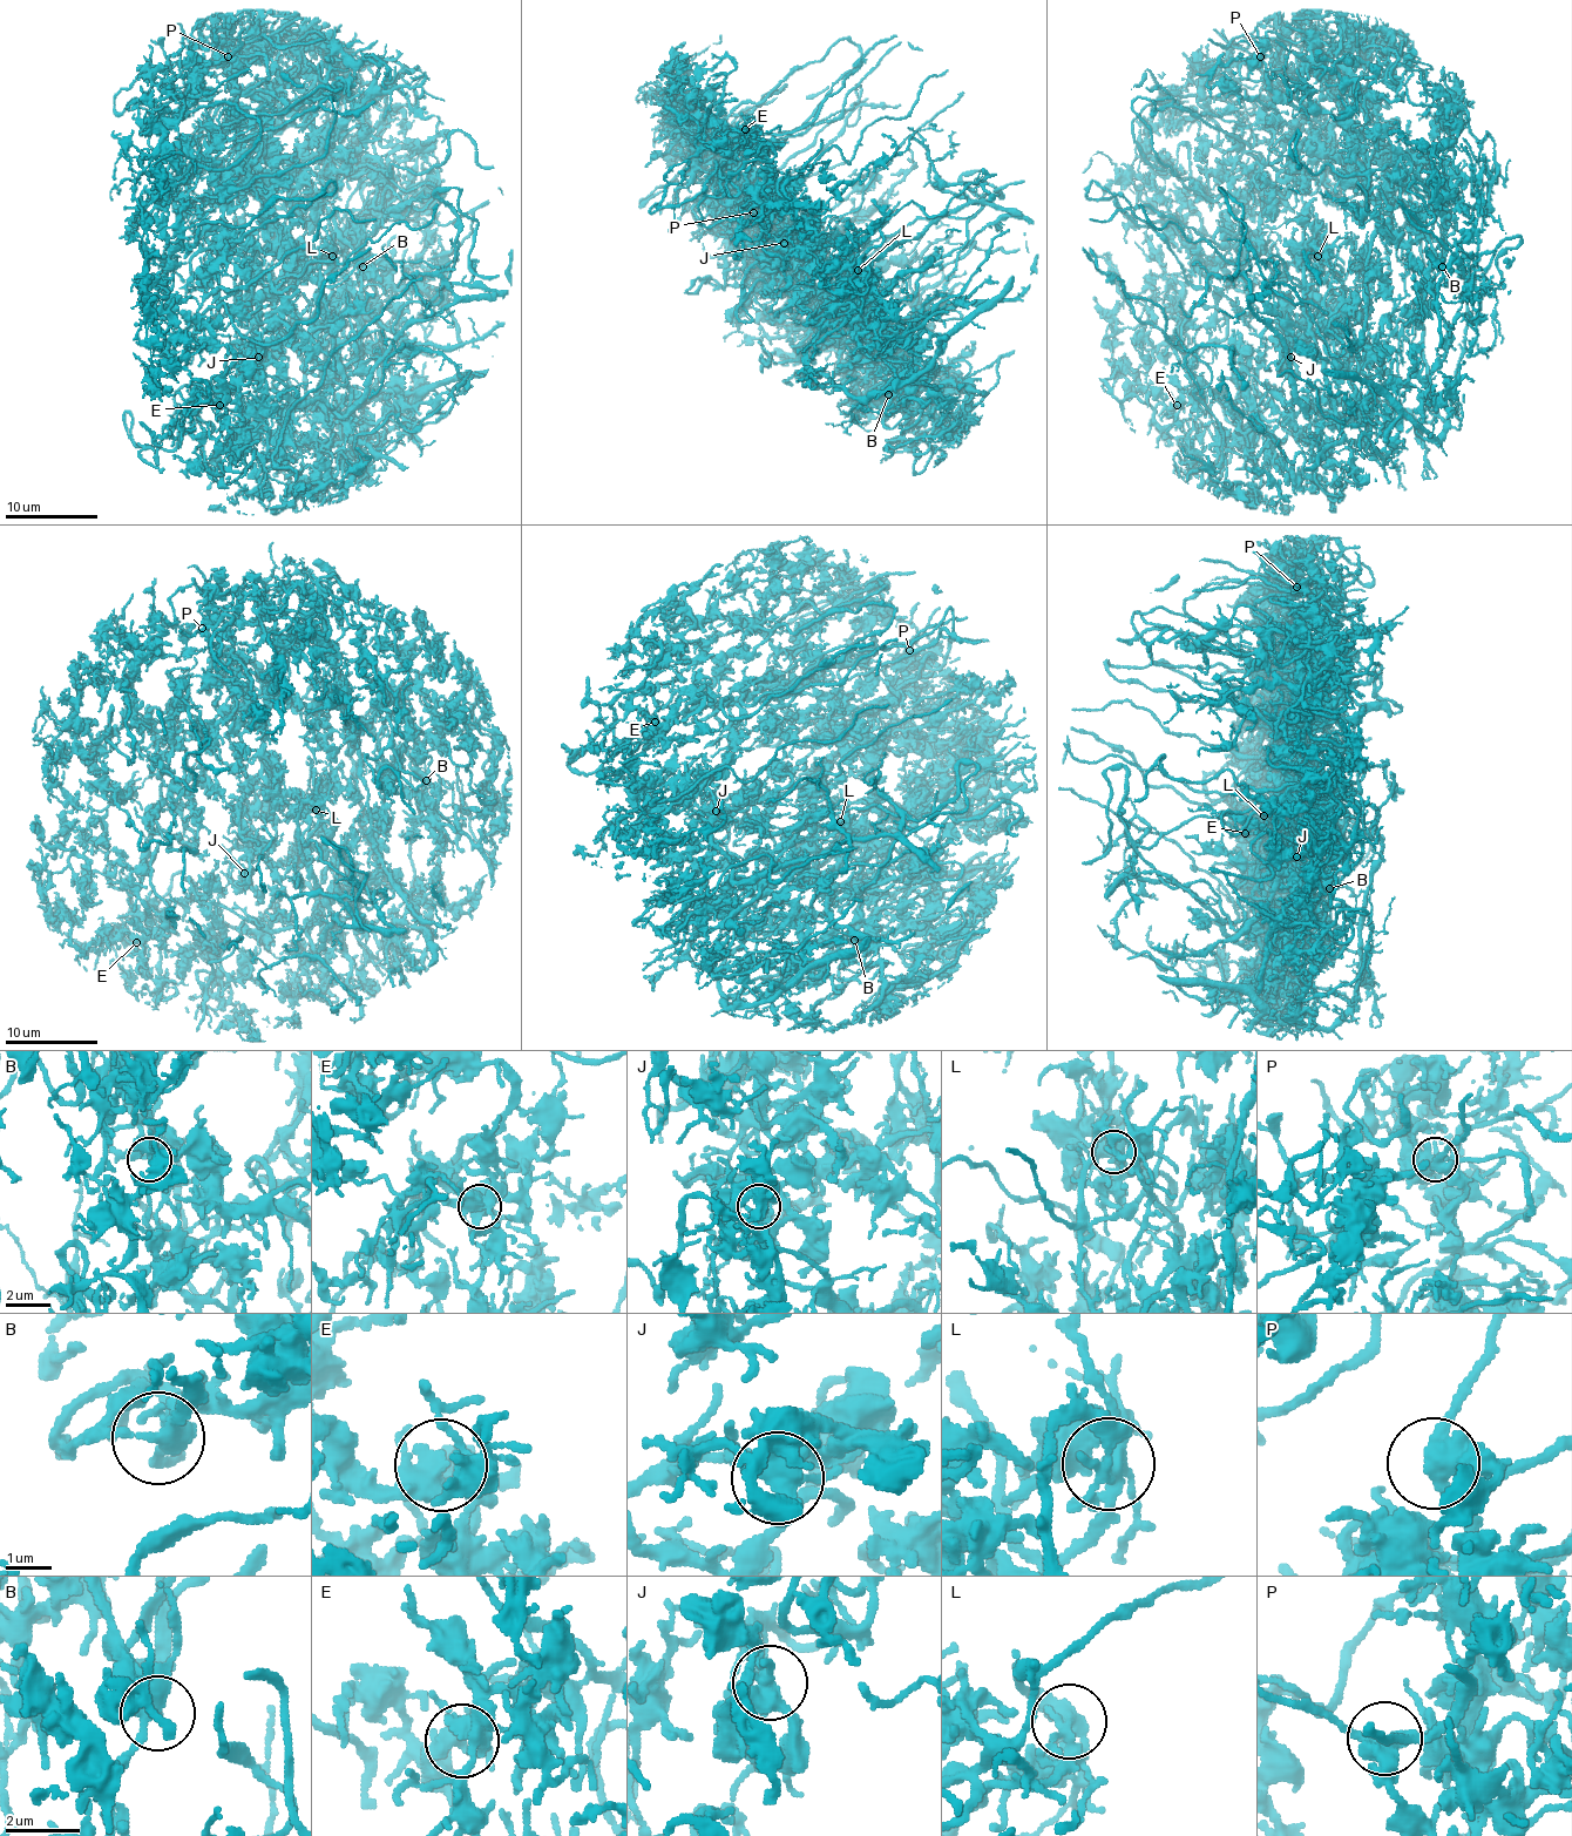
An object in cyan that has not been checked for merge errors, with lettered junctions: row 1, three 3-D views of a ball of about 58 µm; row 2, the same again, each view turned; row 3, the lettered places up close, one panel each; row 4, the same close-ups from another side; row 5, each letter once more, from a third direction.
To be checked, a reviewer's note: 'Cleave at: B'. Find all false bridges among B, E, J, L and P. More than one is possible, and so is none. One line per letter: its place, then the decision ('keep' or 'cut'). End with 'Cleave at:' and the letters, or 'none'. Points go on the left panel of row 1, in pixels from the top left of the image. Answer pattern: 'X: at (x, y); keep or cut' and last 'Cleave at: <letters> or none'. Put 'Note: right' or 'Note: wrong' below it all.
B: at (363, 266); keep
E: at (219, 405); keep
J: at (258, 357); keep
L: at (332, 256); cut
P: at (228, 56); keep
Cleave at: L
Note: wrong

